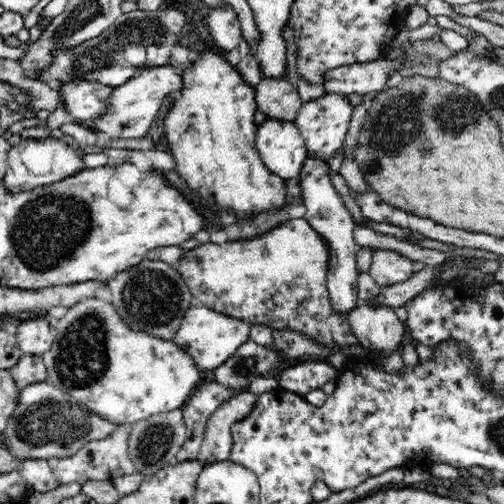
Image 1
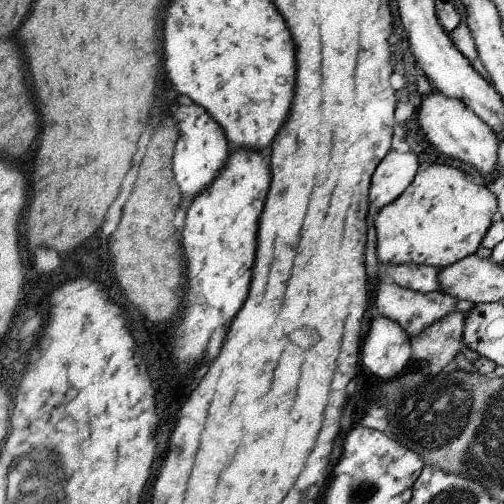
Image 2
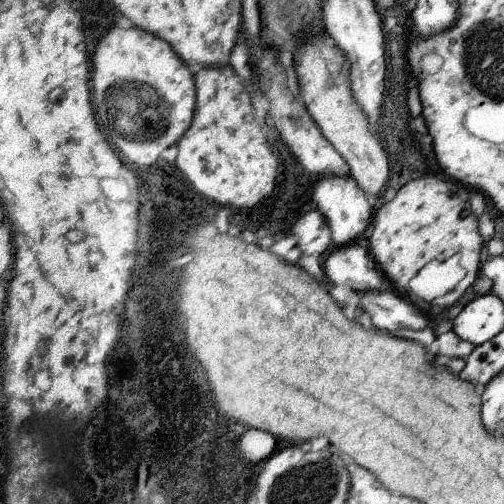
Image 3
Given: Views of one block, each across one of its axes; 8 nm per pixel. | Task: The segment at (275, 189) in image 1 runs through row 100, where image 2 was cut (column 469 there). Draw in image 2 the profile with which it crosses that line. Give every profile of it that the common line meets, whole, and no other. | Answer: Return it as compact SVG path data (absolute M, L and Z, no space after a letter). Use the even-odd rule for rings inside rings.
M431 164L425 170L415 174L415 180L403 190L403 198L397 198L389 206L377 212L375 218L375 234L377 234L377 258L381 264L415 264L415 266L431 266L443 270L447 266L455 266L455 262L473 256L487 236L491 216L497 212L495 196L485 188L485 184L473 180L471 176L459 172L457 168L445 164Z

